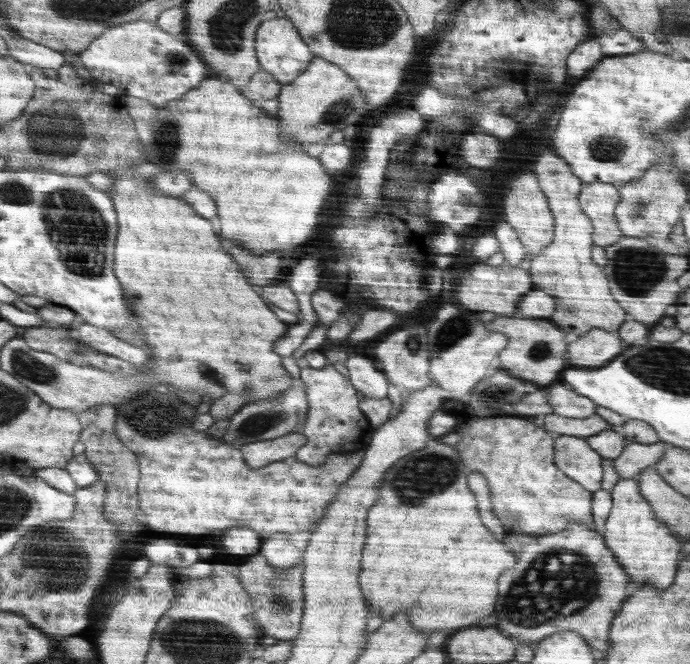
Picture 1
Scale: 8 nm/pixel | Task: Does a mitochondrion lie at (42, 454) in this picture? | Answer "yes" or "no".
no

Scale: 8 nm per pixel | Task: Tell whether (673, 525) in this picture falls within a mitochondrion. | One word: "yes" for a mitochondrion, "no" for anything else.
no

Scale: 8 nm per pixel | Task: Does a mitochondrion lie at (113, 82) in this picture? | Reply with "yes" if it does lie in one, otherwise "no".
no

